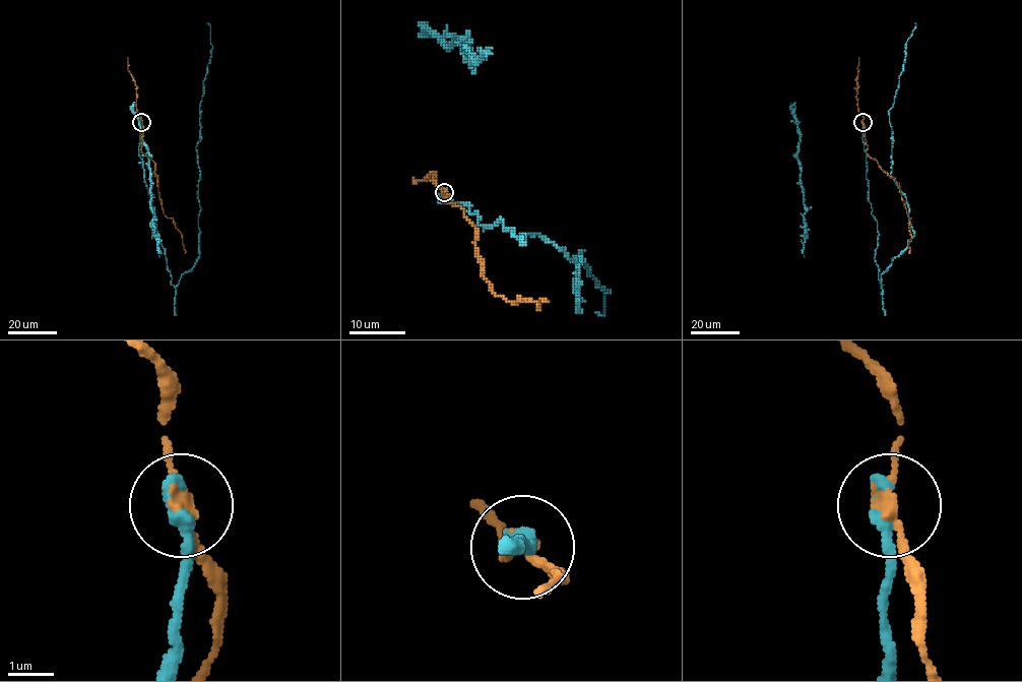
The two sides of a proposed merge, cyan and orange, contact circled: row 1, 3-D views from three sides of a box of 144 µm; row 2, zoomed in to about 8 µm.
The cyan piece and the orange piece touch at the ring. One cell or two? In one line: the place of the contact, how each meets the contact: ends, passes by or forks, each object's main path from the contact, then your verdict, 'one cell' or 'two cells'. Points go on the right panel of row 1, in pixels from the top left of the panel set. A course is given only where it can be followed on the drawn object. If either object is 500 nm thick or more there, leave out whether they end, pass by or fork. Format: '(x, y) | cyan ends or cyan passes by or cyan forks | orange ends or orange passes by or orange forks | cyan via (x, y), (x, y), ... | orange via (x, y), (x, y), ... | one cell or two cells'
(863, 122) | cyan ends | orange passes by | cyan via (863, 122), (881, 287), (881, 275), (914, 233), (906, 197), (890, 174), (893, 140), (889, 118), (914, 22) | orange via (863, 122), (869, 156), (895, 179), (900, 188), (910, 219), (909, 253) | two cells

